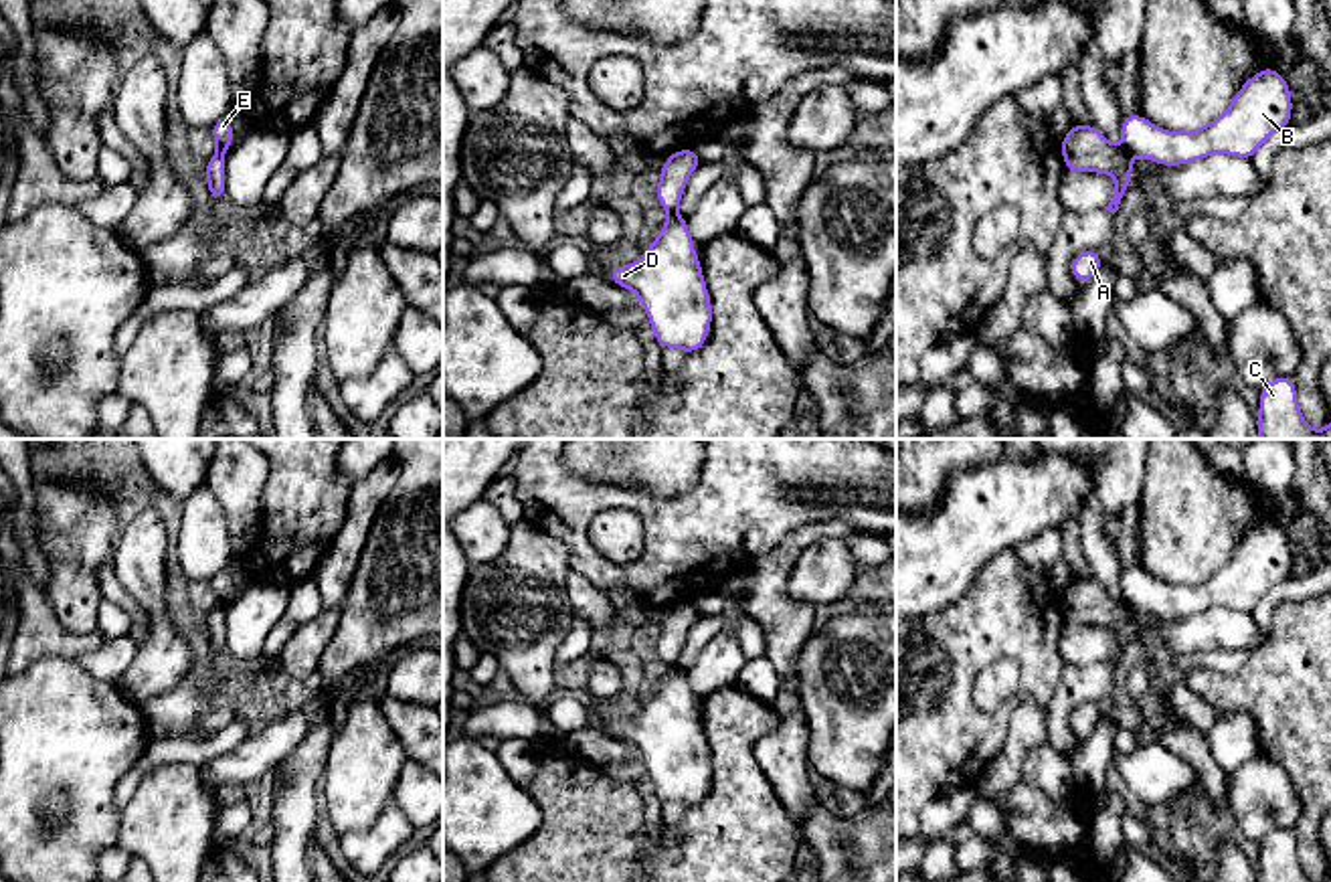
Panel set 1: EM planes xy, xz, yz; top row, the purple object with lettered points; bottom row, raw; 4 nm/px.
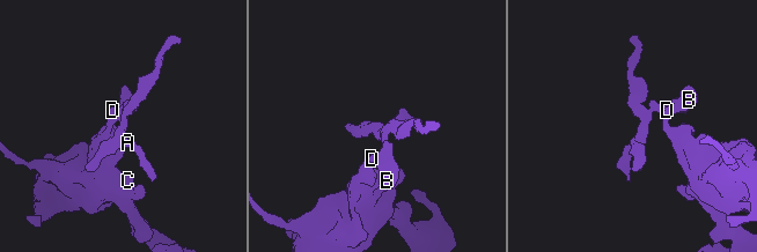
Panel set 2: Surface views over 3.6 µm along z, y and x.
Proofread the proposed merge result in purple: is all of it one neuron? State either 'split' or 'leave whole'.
split

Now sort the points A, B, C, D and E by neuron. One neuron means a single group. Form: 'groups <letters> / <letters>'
groups A / B C D E

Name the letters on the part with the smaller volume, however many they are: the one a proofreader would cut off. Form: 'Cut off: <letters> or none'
Cut off: A

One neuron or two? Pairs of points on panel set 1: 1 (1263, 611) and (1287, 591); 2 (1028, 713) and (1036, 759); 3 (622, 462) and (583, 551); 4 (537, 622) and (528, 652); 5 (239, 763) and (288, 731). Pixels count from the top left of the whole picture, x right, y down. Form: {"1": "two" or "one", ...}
{"1": "one", "2": "two", "3": "two", "4": "one", "5": "one"}

